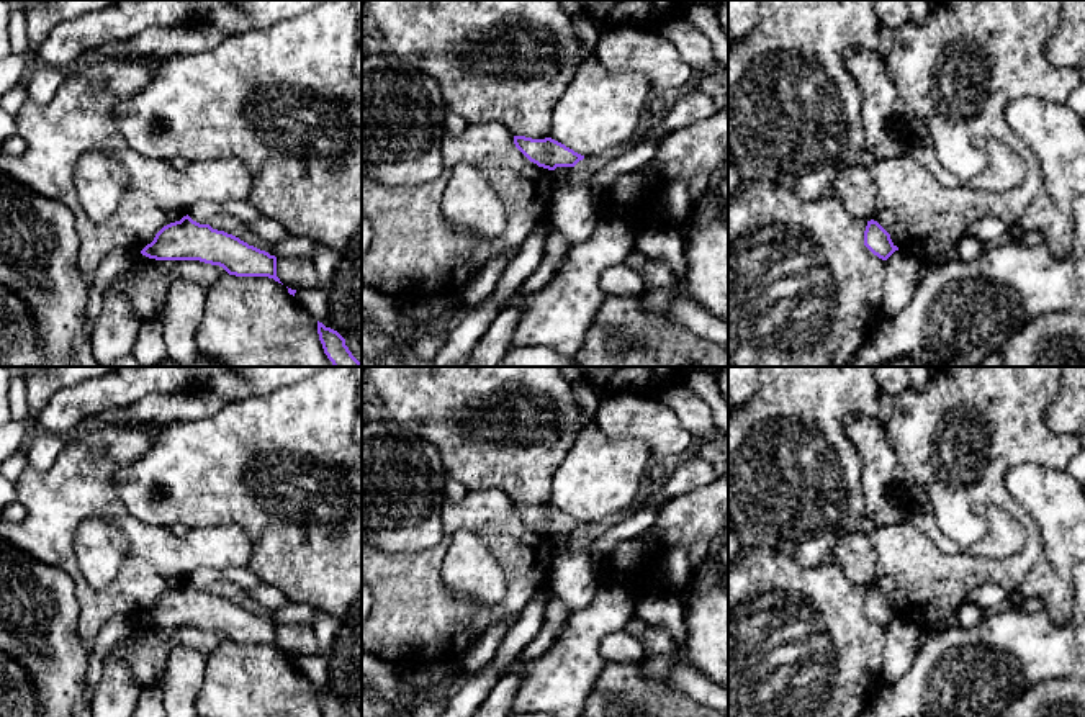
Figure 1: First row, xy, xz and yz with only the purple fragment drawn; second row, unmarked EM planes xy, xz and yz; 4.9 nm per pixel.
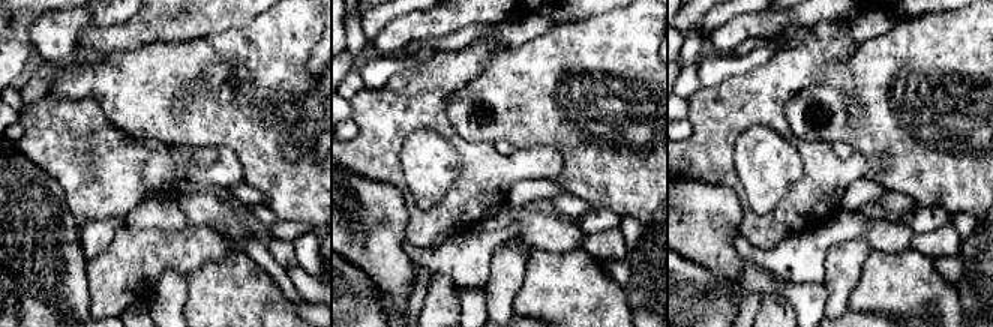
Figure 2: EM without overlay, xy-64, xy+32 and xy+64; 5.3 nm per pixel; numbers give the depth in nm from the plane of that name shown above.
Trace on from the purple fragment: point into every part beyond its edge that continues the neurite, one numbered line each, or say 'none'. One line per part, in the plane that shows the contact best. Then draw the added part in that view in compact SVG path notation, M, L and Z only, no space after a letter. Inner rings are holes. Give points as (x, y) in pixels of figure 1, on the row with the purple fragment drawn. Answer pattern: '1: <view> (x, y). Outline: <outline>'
none

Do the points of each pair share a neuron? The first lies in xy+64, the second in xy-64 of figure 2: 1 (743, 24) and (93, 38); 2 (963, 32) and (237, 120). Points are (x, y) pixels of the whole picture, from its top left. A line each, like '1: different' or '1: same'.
1: different
2: same

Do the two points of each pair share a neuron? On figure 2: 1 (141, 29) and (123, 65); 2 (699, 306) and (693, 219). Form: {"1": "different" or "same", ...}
{"1": "different", "2": "different"}

